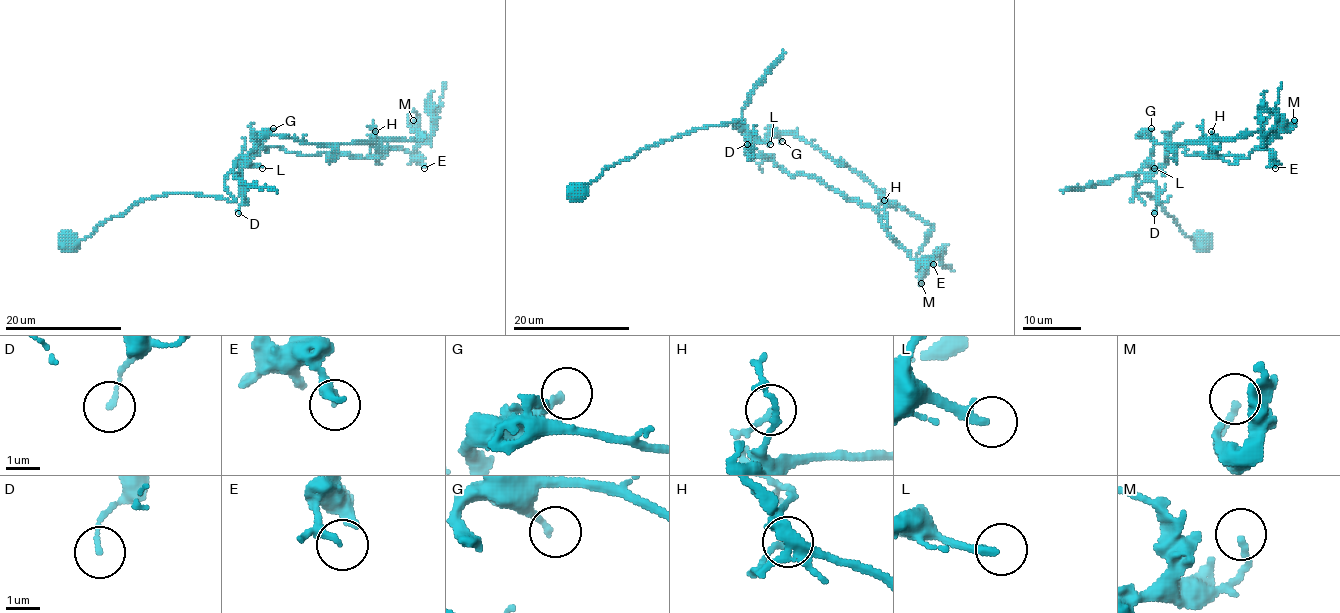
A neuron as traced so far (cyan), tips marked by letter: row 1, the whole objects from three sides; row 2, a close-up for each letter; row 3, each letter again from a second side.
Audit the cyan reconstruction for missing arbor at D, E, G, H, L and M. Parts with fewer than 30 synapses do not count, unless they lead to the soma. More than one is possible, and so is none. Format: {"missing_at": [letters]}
{"missing_at": ["L"]}

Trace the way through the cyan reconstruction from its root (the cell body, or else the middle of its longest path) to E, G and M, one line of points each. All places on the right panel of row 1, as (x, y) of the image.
E: (1203, 242), (1147, 192), (1131, 201), (1142, 165), (1158, 168), (1171, 147), (1218, 157), (1267, 149), (1275, 168)
G: (1203, 242), (1190, 239), (1147, 192), (1131, 201), (1135, 178), (1151, 156), (1153, 141), (1145, 134), (1151, 128)
M: (1203, 242), (1147, 192), (1131, 201), (1142, 165), (1158, 168), (1171, 147), (1272, 153), (1270, 137), (1294, 120)

